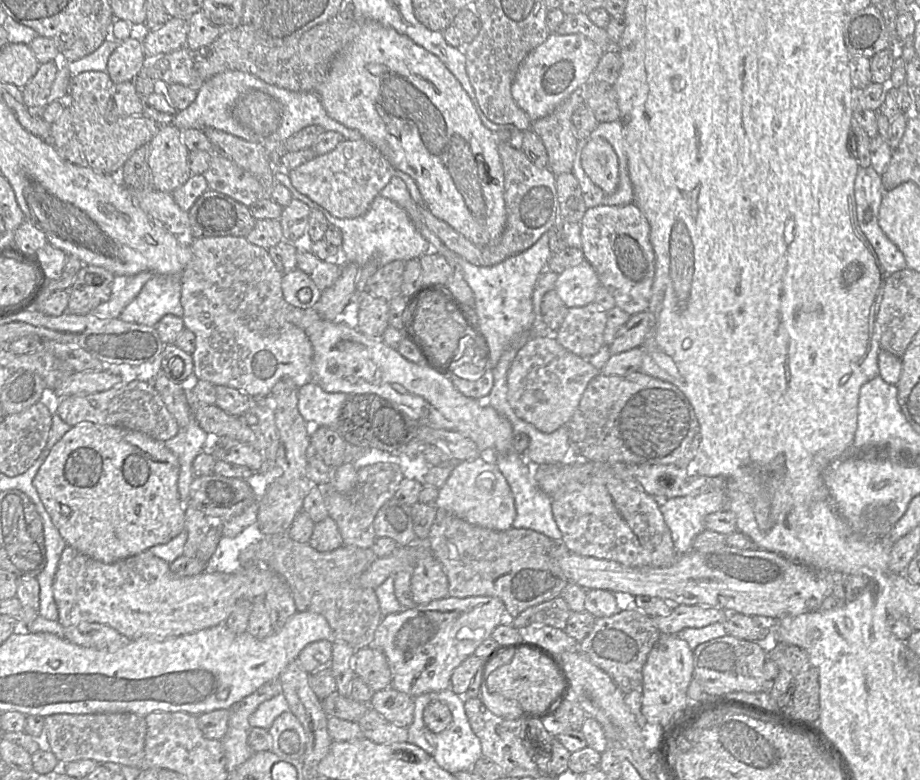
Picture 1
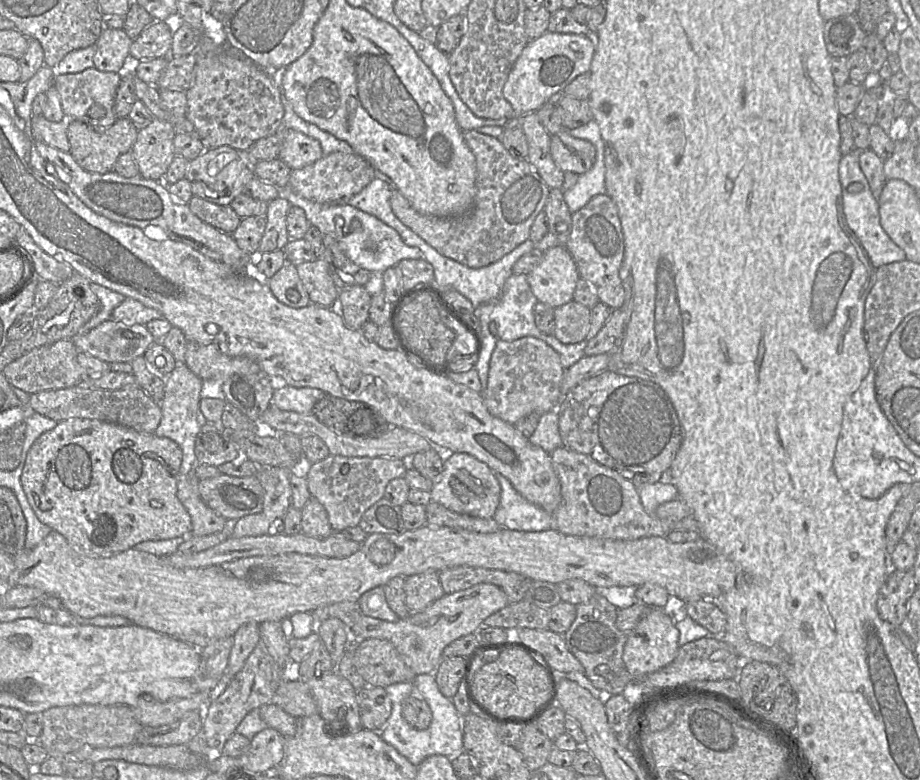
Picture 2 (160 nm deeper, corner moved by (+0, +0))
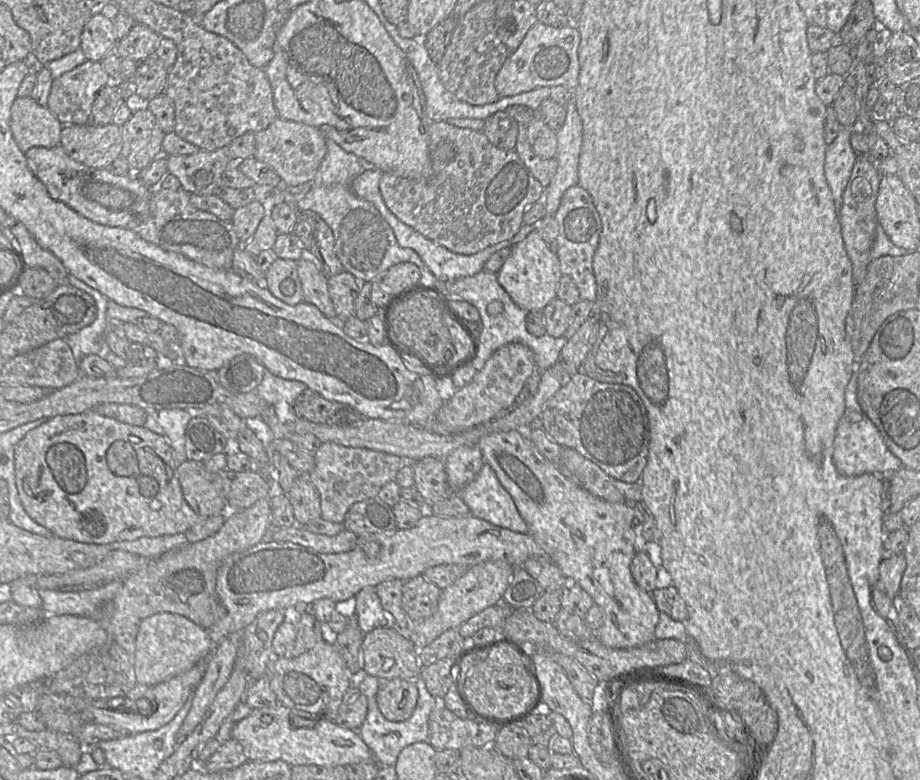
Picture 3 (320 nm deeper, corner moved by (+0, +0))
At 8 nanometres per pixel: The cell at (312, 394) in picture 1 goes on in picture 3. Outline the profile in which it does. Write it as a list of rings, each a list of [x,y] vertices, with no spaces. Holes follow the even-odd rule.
[[[265,371],[255,393],[274,407],[277,418],[285,424],[298,418],[293,411],[293,404],[306,388],[303,382],[286,380]]]

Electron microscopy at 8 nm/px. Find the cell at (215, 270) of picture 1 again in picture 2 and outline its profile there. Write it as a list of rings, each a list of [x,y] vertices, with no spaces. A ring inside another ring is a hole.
[[[188,341],[183,364],[203,381],[225,381],[233,375],[263,375],[253,360],[229,357],[214,344],[200,345]]]

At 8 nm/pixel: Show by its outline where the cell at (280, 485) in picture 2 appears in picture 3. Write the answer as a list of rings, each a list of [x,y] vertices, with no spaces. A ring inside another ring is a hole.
[[[268,498],[225,519],[222,528],[213,536],[156,557],[147,567],[127,578],[114,598],[101,608],[99,625],[108,636],[107,642],[80,655],[46,681],[46,691],[83,699],[123,697],[138,685],[134,669],[135,641],[142,620],[160,613],[183,616],[198,626],[209,629],[226,616],[217,592],[219,565],[231,554],[262,543],[271,526],[271,507]]]

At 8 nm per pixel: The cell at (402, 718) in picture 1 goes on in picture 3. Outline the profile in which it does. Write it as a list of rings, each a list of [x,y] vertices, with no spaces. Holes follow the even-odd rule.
[[[351,686],[344,694],[333,721],[344,728],[358,730],[366,719],[368,702],[366,696],[356,687]]]

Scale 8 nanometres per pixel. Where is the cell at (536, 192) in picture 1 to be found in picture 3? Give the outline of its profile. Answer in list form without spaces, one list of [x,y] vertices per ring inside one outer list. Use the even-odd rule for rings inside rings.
[[[446,121],[430,122],[428,136],[433,168],[431,177],[411,179],[388,172],[381,173],[379,190],[388,210],[427,239],[457,254],[472,255],[511,239],[523,225],[525,209],[534,202],[543,201],[545,195],[545,188],[516,151],[499,149],[490,143],[483,132],[458,128]]]

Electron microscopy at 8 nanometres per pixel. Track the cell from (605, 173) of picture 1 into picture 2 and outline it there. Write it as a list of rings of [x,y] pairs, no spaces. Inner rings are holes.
[[[567,132],[551,134],[550,152],[564,173],[583,174],[592,167],[596,158],[596,148],[590,141],[572,137]]]

